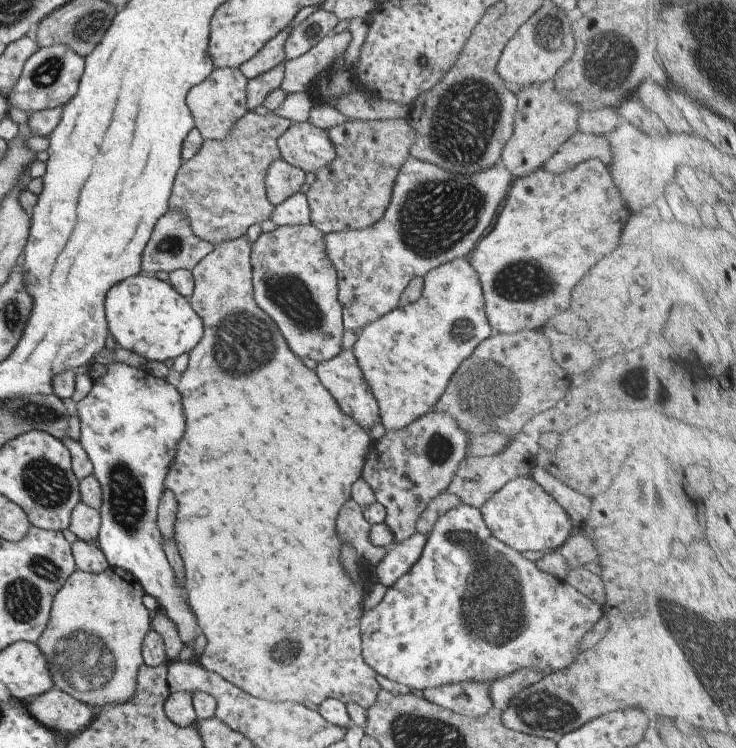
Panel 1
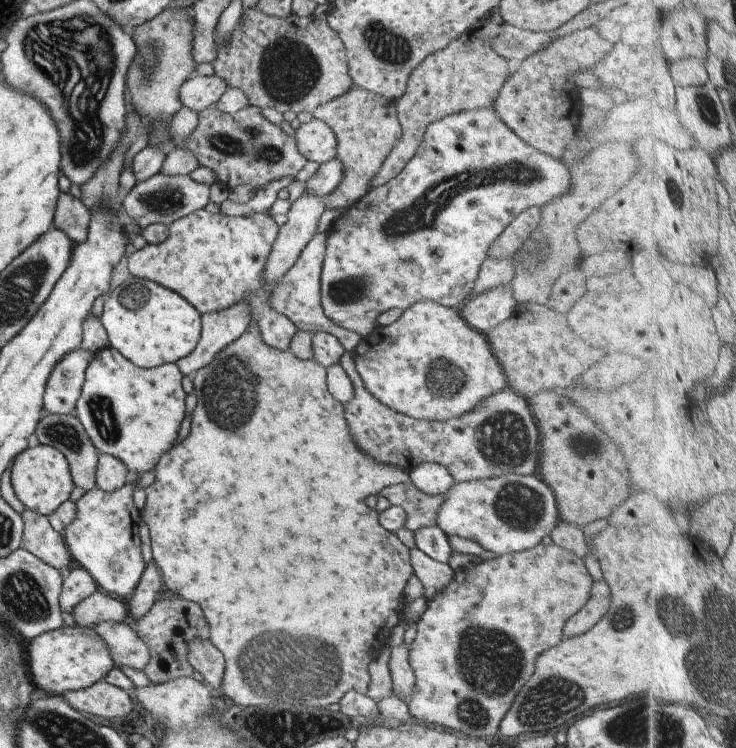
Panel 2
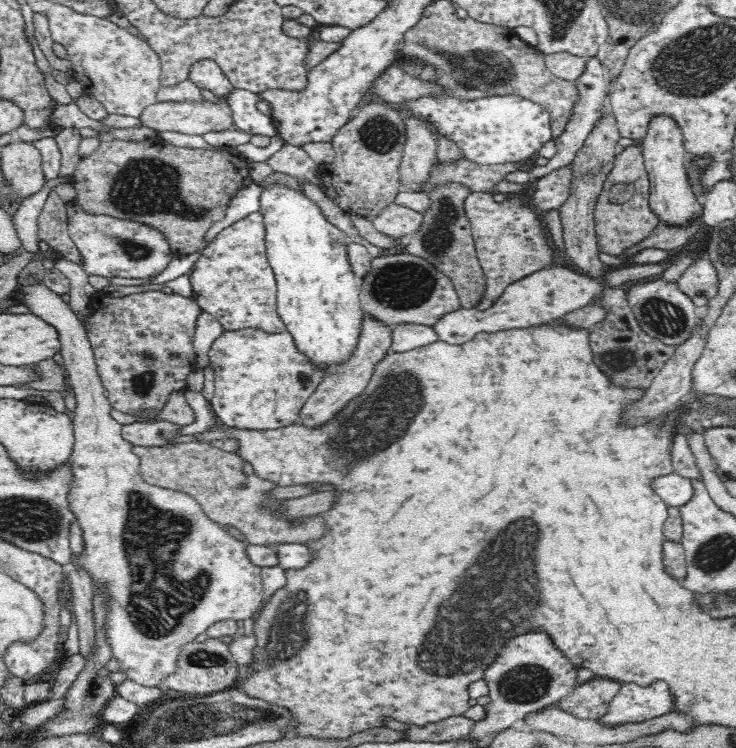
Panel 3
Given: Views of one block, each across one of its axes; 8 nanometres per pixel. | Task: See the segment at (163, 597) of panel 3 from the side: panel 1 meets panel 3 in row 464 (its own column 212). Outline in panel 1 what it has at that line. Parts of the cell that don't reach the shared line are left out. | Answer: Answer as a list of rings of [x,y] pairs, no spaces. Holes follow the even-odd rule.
[[[215,67],[205,80],[189,88],[185,104],[191,112],[194,127],[204,139],[223,140],[234,124],[248,111],[246,107],[246,82],[238,67]]]

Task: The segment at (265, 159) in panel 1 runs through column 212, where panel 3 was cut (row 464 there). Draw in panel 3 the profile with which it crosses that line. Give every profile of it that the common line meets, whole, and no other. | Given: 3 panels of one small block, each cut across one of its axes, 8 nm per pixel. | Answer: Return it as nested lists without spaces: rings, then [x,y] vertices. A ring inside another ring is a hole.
[[[198,441],[150,447],[134,445],[132,452],[140,459],[140,473],[146,483],[192,496],[207,517],[215,523],[239,528],[249,544],[308,542],[320,538],[328,530],[324,519],[316,515],[303,517],[303,525],[295,527],[290,527],[288,519],[276,517],[272,510],[278,506],[278,501],[266,495],[275,484],[255,476],[254,473],[247,476],[243,472],[245,462],[236,453]]]

